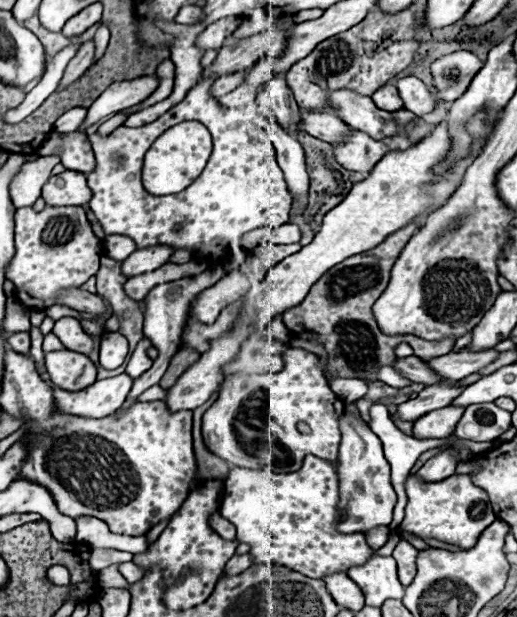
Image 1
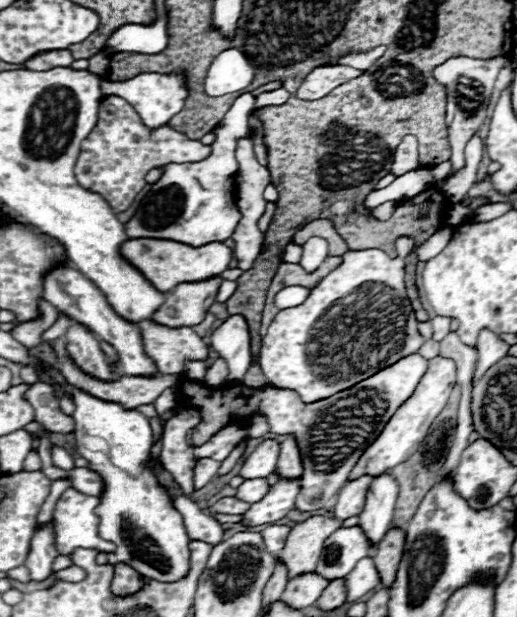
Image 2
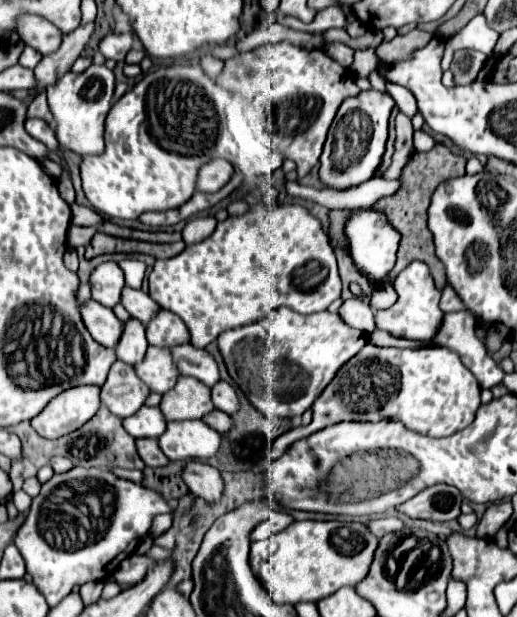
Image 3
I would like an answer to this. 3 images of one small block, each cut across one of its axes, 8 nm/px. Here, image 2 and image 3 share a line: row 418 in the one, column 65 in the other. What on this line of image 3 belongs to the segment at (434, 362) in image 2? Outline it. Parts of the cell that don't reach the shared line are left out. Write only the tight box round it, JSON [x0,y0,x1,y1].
[32,386,100,438]

